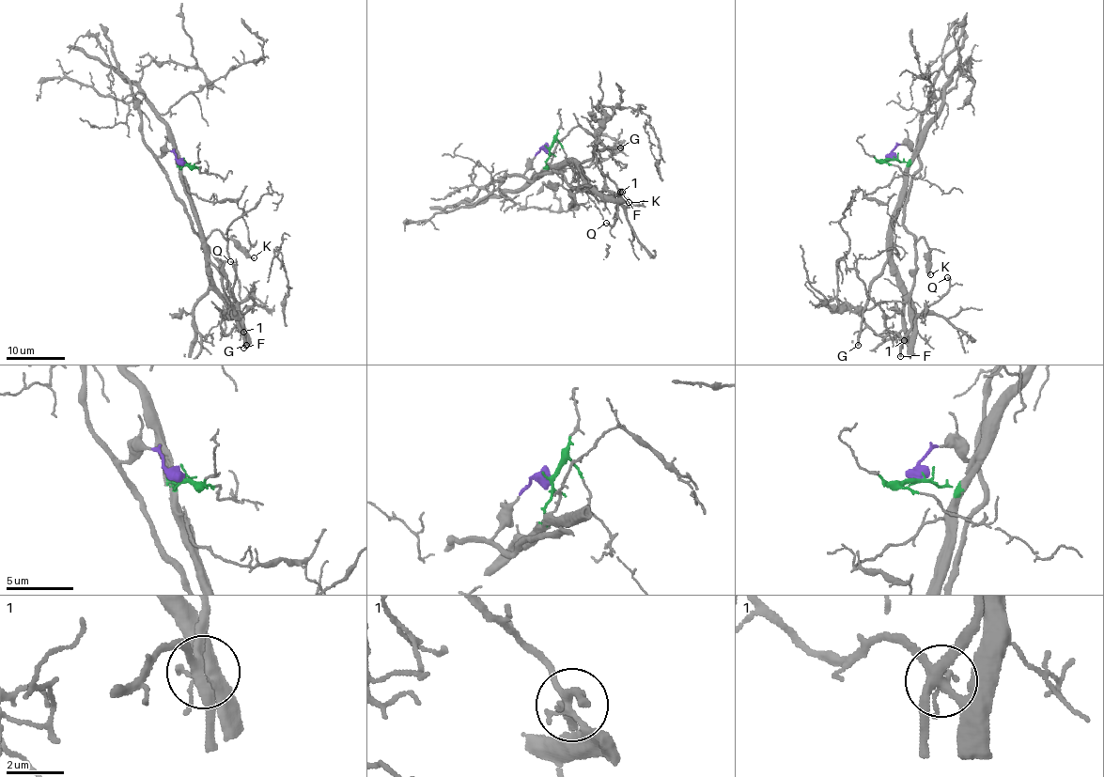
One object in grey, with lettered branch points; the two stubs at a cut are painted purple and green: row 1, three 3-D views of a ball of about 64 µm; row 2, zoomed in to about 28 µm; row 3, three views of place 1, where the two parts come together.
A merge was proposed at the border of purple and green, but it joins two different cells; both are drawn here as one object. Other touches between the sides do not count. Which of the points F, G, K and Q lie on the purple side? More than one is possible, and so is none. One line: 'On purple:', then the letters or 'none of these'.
On purple: F, K

